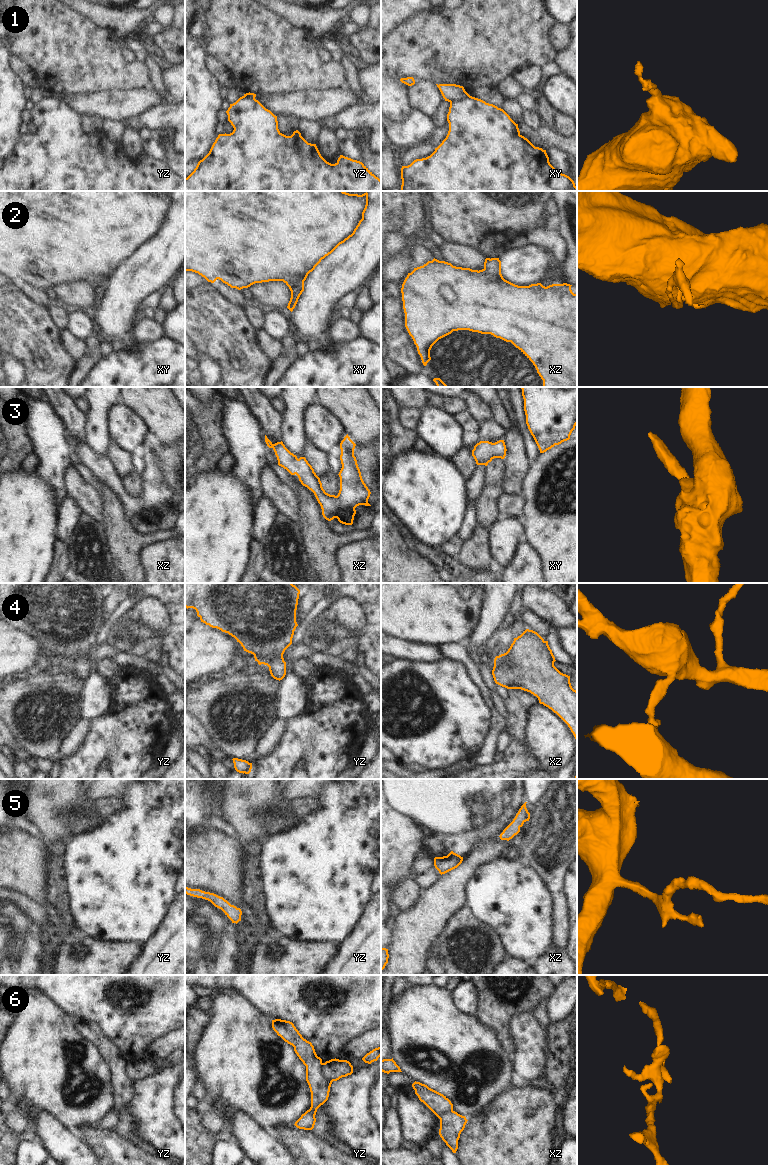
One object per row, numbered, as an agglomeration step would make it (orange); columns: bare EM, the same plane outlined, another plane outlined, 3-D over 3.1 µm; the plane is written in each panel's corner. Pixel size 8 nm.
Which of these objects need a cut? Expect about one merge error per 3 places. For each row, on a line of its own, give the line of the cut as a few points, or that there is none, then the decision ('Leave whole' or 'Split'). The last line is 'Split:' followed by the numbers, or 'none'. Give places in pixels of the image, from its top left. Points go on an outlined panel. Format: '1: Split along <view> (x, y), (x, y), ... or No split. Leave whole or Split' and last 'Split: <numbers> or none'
1: Split along xy (469, 95), (450, 103). Split
2: No split. Leave whole
3: No split. Leave whole
4: No split. Leave whole
5: No split. Leave whole
6: Split along yz (322, 1063), (322, 1073), (331, 1082). Split
Split: 1, 6

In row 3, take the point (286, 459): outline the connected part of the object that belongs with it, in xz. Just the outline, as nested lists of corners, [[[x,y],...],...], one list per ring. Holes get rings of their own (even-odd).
[[[348,434],[344,437],[344,439],[340,443],[341,455],[340,460],[342,464],[342,468],[339,472],[340,477],[340,490],[337,496],[330,495],[325,492],[322,487],[322,483],[320,478],[314,472],[312,466],[308,463],[305,457],[297,458],[296,455],[291,453],[283,444],[283,442],[277,442],[273,444],[265,435],[265,442],[269,448],[272,448],[275,452],[275,455],[278,460],[278,465],[286,469],[291,475],[297,475],[301,484],[311,490],[318,503],[322,509],[323,517],[331,521],[334,518],[337,518],[338,521],[345,525],[352,525],[354,516],[356,514],[355,508],[359,505],[371,506],[368,503],[368,499],[370,497],[370,490],[364,483],[360,469],[357,464],[356,457],[354,456],[354,449],[356,444],[350,439]]]

